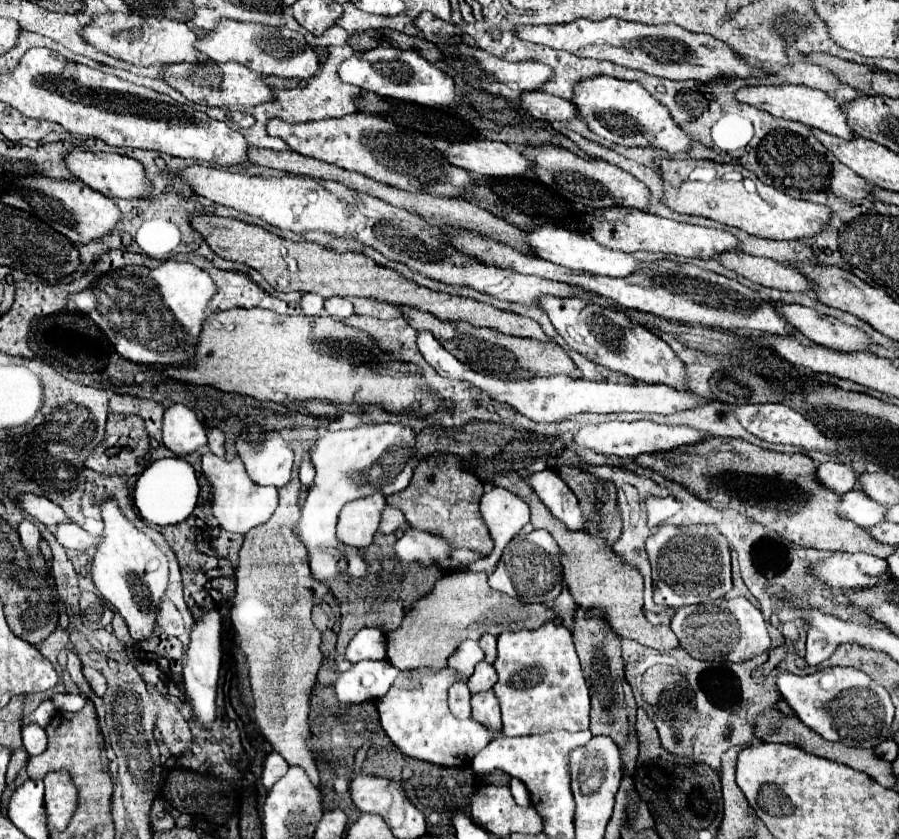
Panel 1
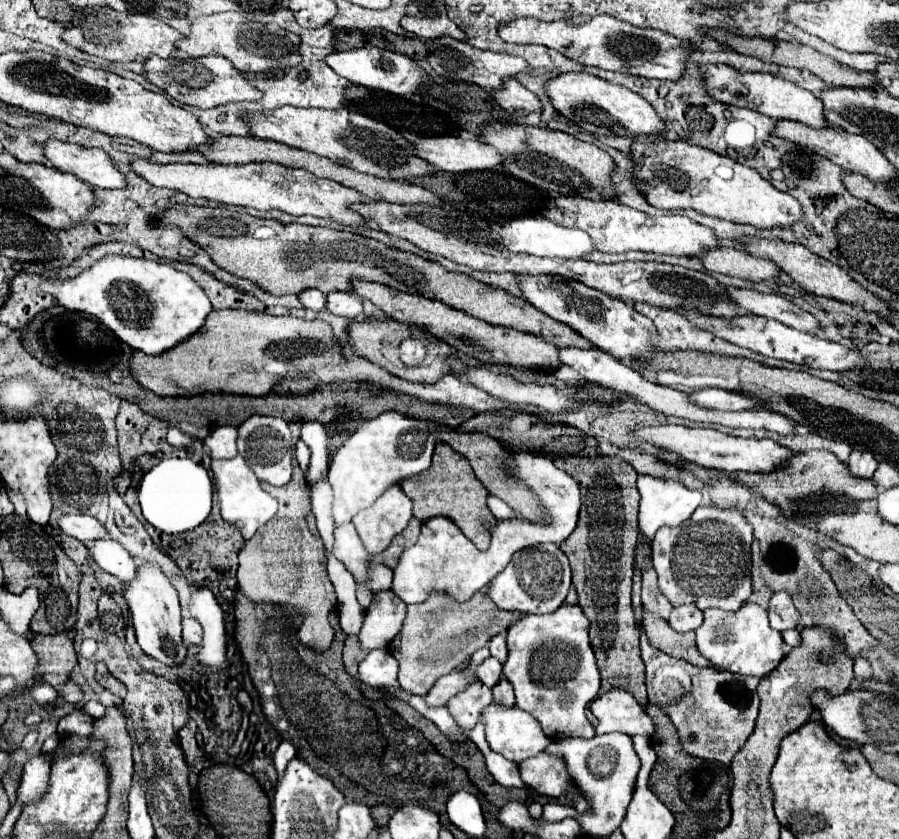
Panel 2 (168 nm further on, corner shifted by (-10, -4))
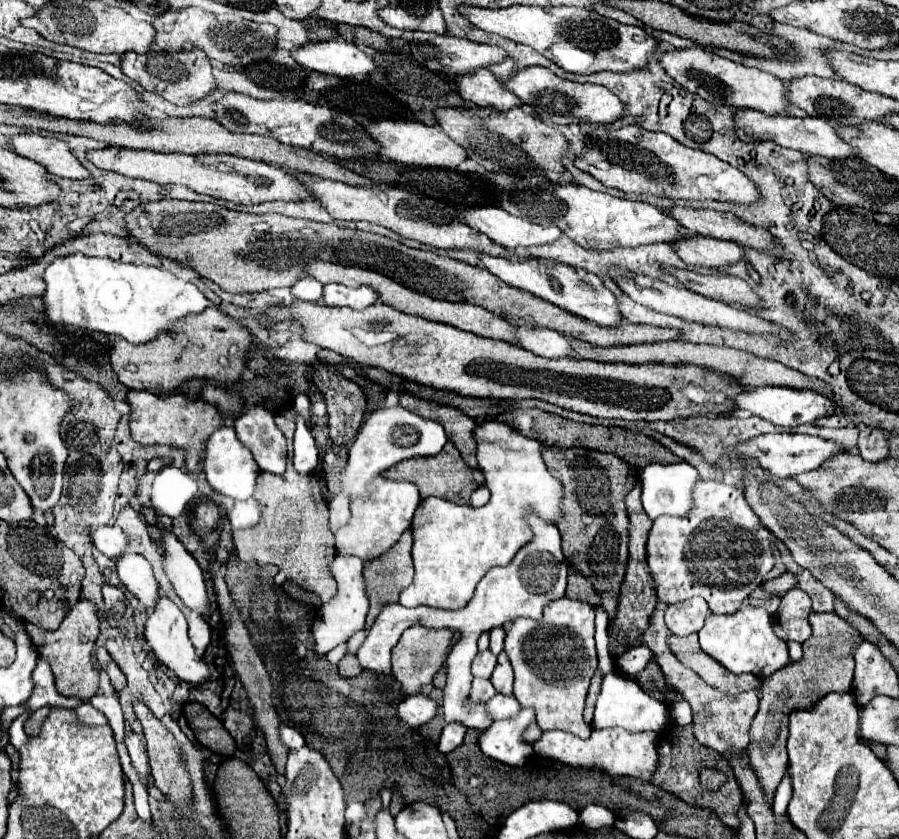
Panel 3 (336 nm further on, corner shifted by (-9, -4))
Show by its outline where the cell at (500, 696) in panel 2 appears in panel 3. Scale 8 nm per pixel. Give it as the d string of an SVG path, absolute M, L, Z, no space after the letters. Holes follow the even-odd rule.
M505 651L497 657L497 667L491 675L491 683L497 689L497 693L503 693L503 695L513 693L513 669L511 669L511 663L509 663Z

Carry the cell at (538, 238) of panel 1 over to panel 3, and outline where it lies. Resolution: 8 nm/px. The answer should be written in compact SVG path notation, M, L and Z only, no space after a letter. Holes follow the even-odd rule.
M499 207L467 209L463 211L463 215L465 215L465 223L471 223L471 227L485 233L491 241L501 243L507 249L547 245L563 235L557 225L543 227L525 217L509 215Z

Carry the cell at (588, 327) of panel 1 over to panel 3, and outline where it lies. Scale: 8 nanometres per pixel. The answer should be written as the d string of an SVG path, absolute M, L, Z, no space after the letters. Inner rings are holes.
M479 255L483 267L497 275L501 281L509 283L511 287L517 287L521 291L527 291L547 303L557 305L559 309L565 309L581 319L587 319L599 327L619 327L623 321L623 313L619 309L617 297L603 285L603 281L587 273L583 269L575 269L563 263L547 261L547 259L533 259L531 263L511 263L507 259L491 257L491 255Z

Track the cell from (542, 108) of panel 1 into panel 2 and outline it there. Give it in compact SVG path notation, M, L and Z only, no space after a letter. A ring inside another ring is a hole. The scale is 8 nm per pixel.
M504 79L500 91L492 91L492 99L514 119L524 119L532 111L542 111L540 99L524 89L516 79Z

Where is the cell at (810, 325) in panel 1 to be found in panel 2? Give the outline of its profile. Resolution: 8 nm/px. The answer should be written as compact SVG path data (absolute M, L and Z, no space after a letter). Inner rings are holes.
M726 287L726 295L730 295L730 301L734 301L742 311L762 315L768 319L776 319L788 327L794 327L804 333L822 335L822 327L818 325L816 317L808 311L792 305L788 299L780 295L766 295L758 293L754 289L738 289L738 287Z

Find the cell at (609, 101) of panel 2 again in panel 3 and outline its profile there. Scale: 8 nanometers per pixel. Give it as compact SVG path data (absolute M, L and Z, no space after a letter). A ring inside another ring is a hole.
M527 67L523 71L517 71L515 77L505 83L505 87L509 91L513 91L525 105L531 105L533 109L537 109L541 119L551 121L551 123L611 125L617 119L627 115L627 107L623 105L623 101L607 87L593 85L593 83L567 81L567 79L561 79L559 75L555 75L551 69L543 69L543 67Z

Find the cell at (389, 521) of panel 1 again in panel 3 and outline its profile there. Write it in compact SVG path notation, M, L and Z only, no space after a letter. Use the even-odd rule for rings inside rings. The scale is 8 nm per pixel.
M407 529L401 539L377 559L365 563L365 591L369 597L369 613L367 613L367 629L379 615L383 603L399 601L399 591L413 581L413 561L411 561L413 535Z

